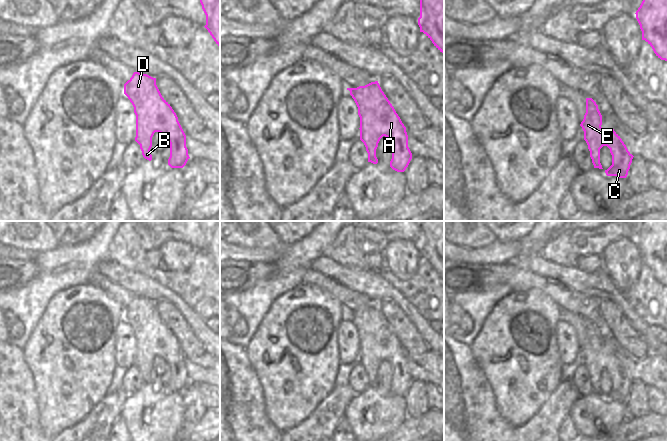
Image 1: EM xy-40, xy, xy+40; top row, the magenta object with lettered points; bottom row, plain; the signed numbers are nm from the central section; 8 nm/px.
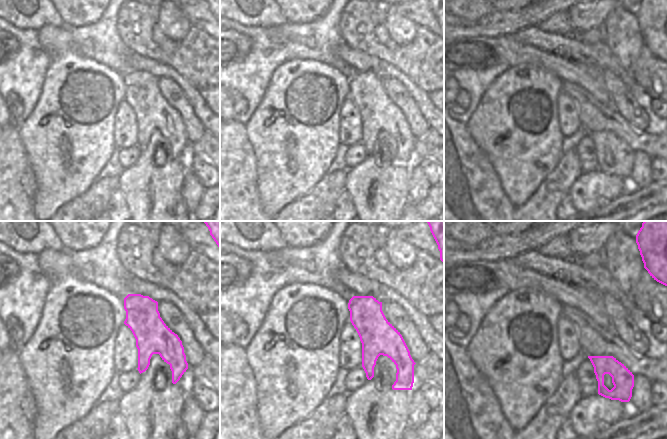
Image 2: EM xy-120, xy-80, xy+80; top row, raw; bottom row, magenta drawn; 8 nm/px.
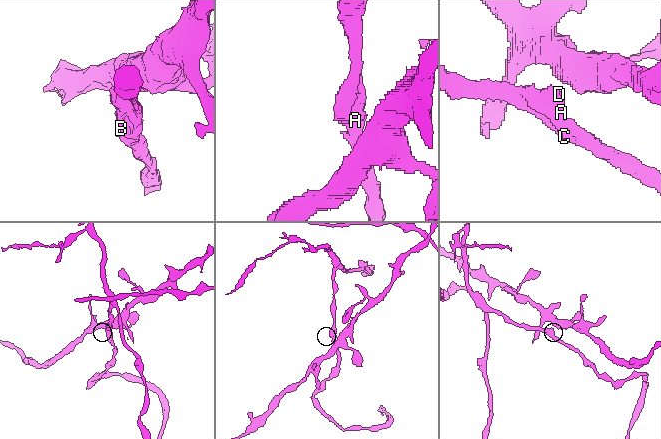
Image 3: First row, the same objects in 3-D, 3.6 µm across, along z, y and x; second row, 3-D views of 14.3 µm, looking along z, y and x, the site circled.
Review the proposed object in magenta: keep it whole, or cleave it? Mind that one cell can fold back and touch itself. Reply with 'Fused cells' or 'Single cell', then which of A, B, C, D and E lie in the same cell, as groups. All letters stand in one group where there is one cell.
Single cell. Groups: A B C D E.

